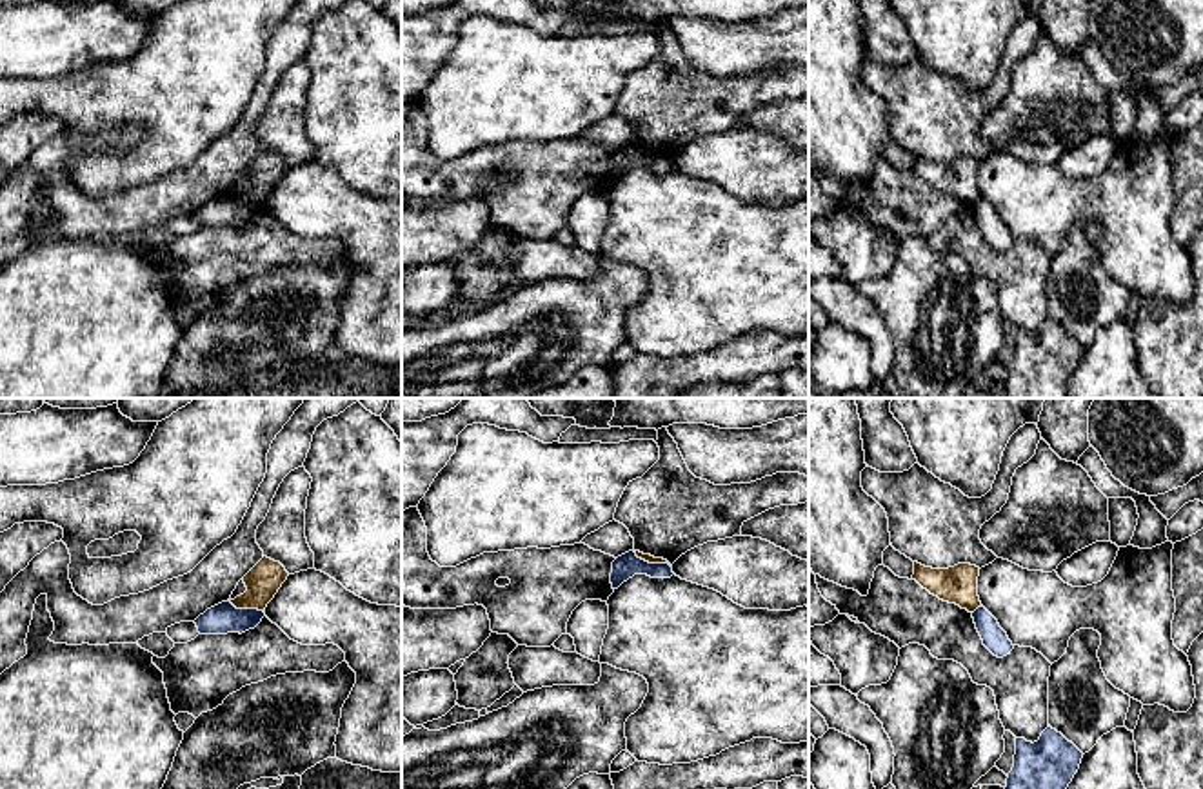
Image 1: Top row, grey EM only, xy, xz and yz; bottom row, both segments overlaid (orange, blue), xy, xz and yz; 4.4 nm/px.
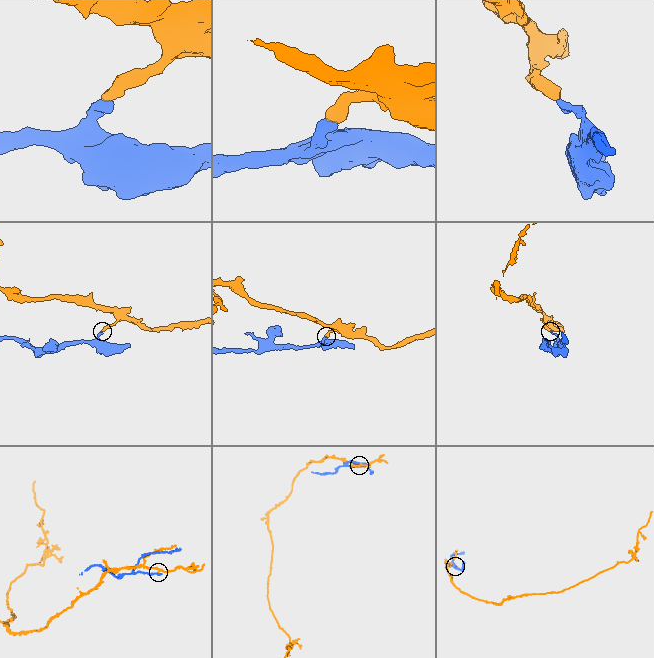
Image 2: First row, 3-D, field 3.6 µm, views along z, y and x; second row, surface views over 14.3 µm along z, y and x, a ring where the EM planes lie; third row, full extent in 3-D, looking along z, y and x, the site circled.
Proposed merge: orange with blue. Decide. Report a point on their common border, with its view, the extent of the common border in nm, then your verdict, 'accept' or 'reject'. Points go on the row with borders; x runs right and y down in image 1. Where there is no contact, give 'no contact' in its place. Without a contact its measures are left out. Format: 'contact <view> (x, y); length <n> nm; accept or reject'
contact xz (651, 562); length 180 nm; reject

